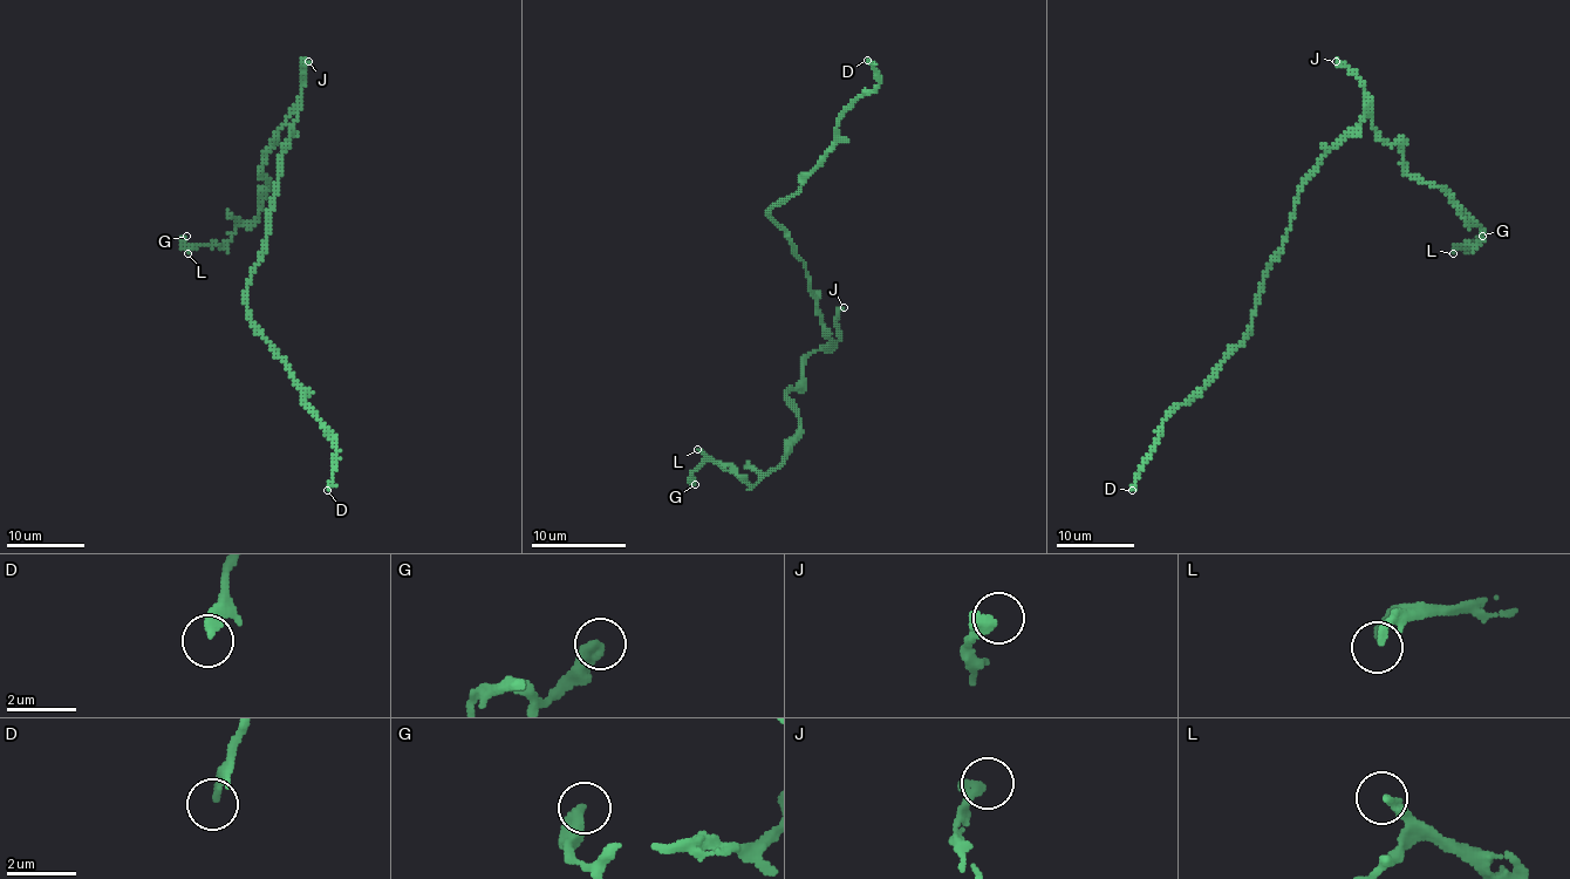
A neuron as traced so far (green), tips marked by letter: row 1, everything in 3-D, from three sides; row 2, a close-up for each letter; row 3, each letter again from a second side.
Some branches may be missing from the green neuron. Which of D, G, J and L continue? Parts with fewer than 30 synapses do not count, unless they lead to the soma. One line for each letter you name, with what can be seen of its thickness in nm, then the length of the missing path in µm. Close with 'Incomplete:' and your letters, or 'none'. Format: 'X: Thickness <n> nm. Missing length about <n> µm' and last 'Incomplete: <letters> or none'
Incomplete: none

